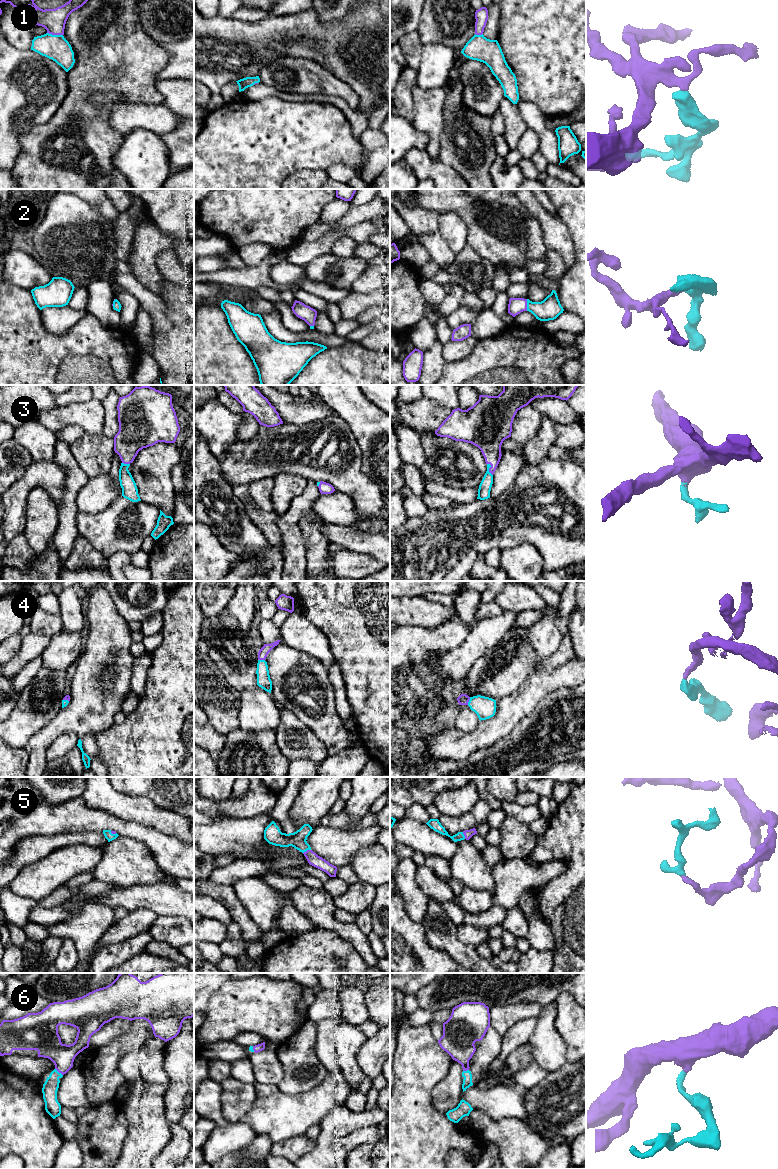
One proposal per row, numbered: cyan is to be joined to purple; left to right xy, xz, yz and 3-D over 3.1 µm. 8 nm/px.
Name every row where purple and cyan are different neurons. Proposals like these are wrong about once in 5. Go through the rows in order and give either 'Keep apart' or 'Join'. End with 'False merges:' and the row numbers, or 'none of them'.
1: Join
2: Join
3: Join
4: Join
5: Join
6: Join
False merges: none of them

